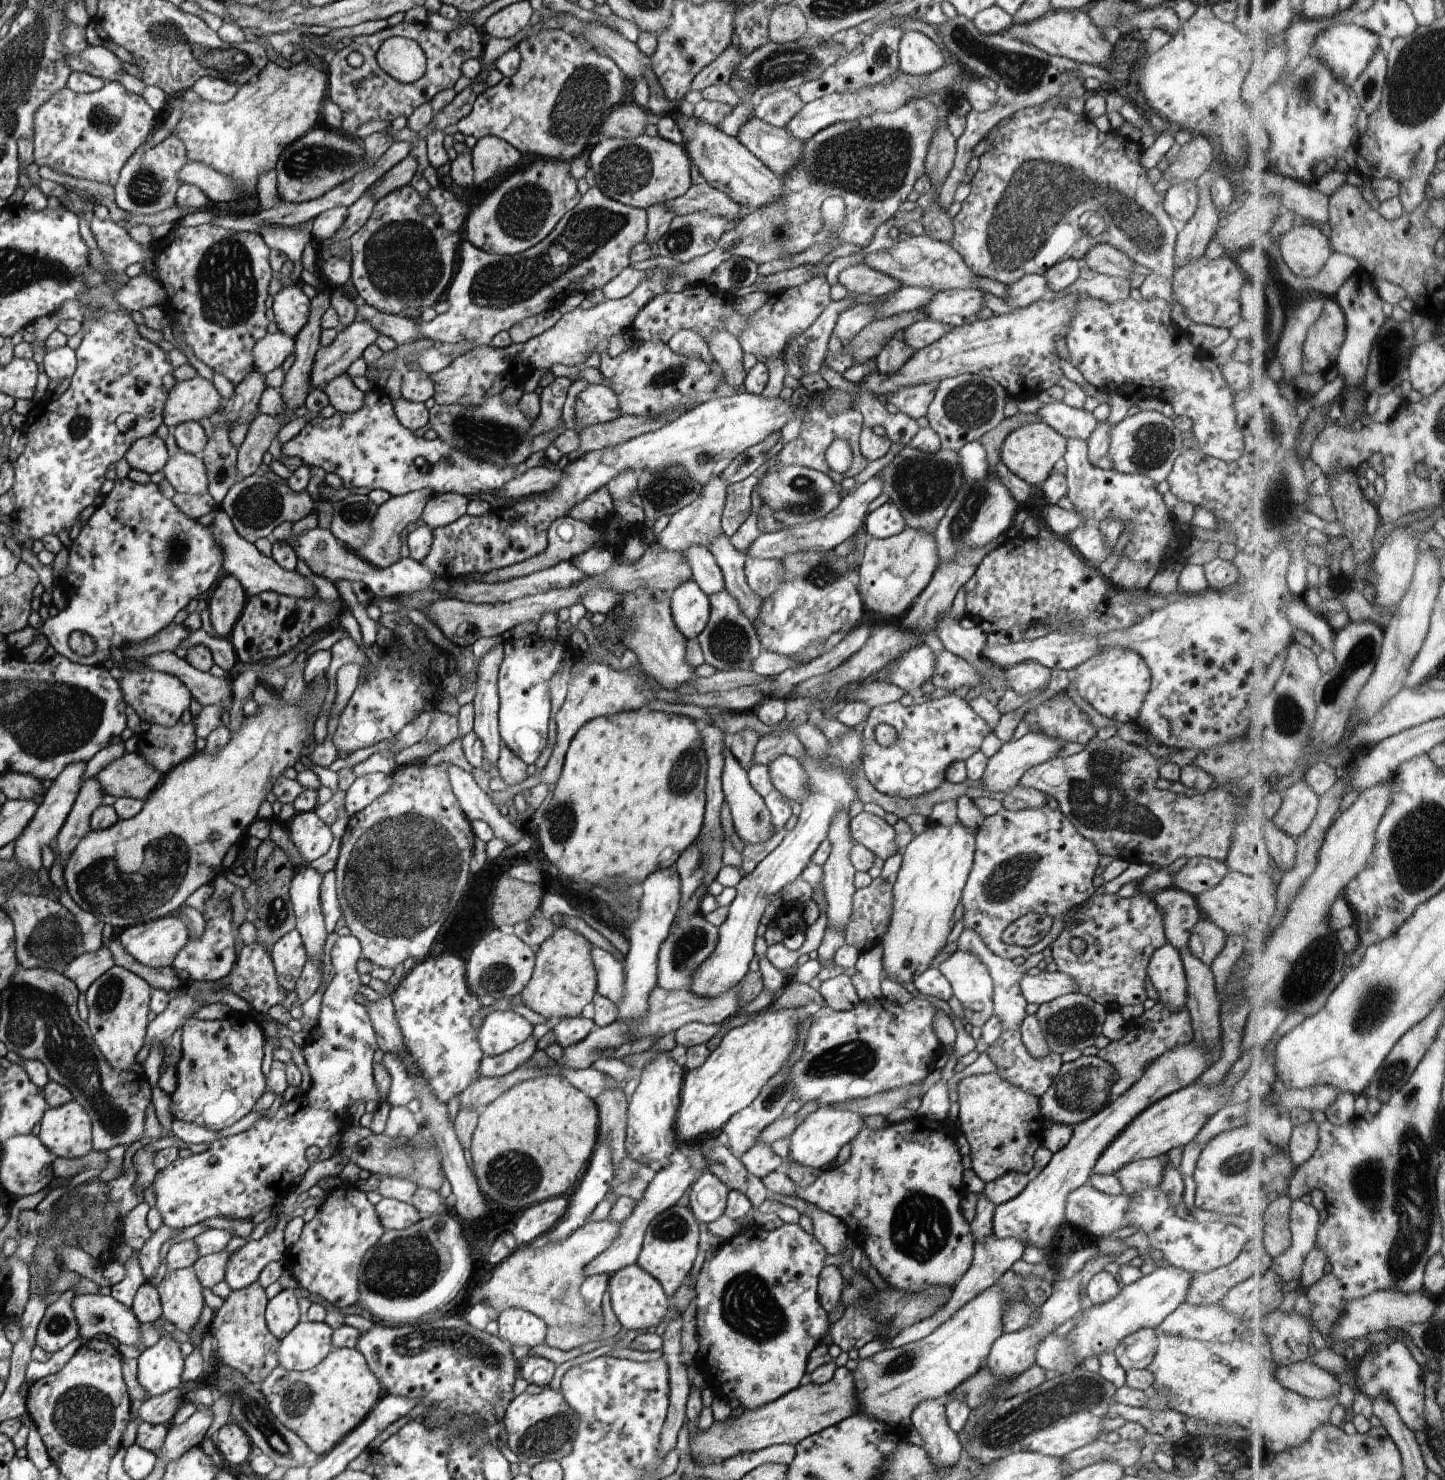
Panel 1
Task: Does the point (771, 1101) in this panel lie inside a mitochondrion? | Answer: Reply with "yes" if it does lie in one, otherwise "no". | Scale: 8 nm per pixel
yes

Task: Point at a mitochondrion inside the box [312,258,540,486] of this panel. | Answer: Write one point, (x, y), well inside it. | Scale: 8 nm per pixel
(493, 437)

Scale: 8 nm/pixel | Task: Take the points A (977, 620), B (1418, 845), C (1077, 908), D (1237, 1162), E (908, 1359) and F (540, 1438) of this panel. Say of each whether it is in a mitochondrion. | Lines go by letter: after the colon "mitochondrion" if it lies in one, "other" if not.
A: other
B: mitochondrion
C: other
D: mitochondrion
E: mitochondrion
F: mitochondrion

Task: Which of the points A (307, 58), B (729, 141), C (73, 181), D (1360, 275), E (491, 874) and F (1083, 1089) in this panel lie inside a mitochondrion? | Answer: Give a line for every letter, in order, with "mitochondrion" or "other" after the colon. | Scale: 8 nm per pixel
A: other
B: other
C: other
D: other
E: other
F: mitochondrion

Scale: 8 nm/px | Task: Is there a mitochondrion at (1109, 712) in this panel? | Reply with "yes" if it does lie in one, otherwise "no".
no

